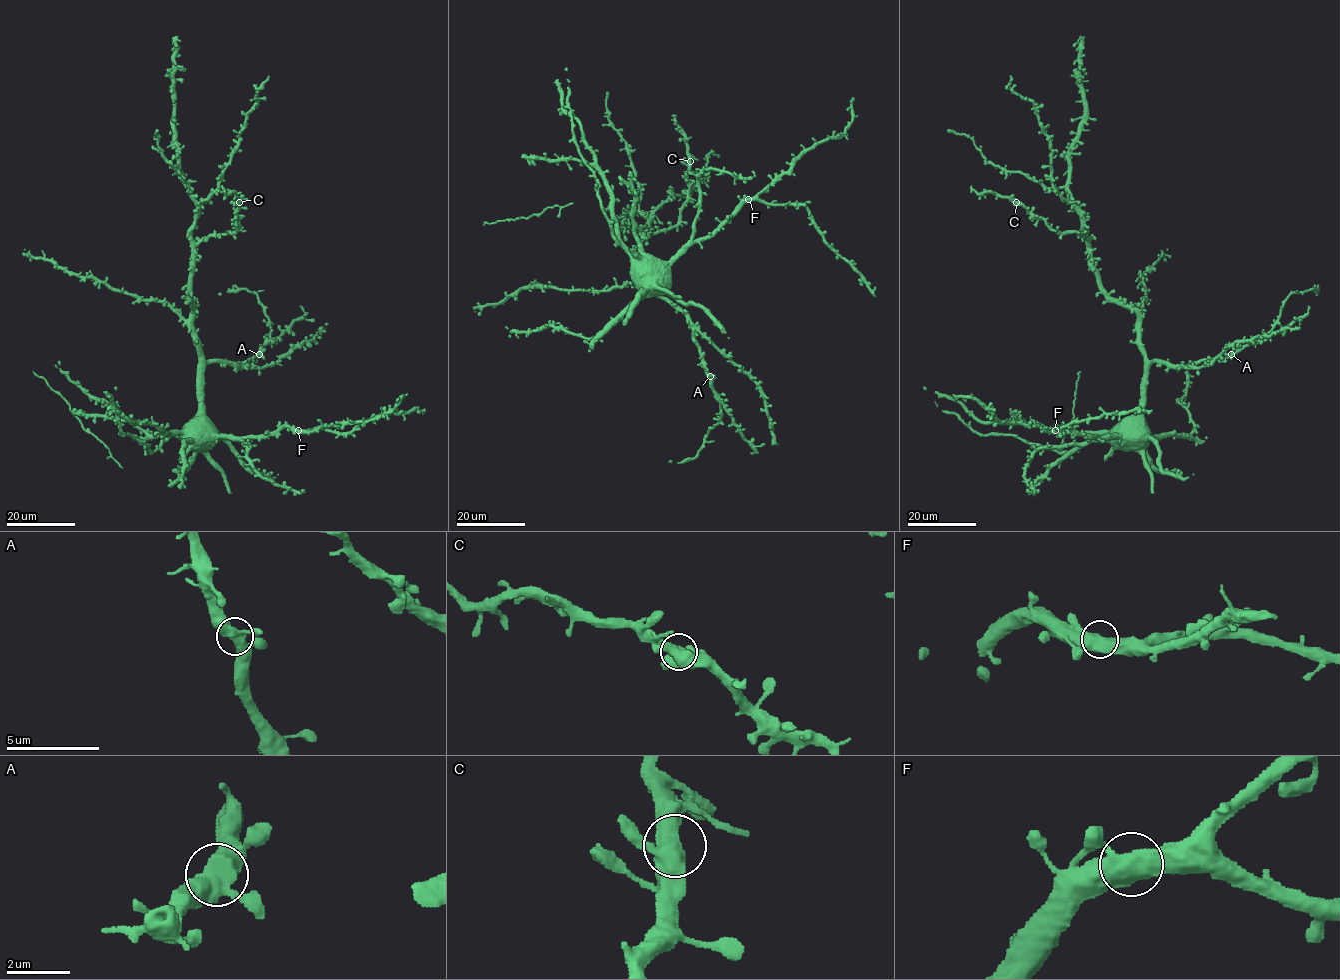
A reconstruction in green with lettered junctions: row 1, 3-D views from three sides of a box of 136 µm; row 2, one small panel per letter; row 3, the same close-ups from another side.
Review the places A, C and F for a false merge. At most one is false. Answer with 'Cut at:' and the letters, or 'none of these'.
Cut at: none of these

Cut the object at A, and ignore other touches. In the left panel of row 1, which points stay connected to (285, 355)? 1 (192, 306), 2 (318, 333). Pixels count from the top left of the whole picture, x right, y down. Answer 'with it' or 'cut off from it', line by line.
1: with it
2: with it

